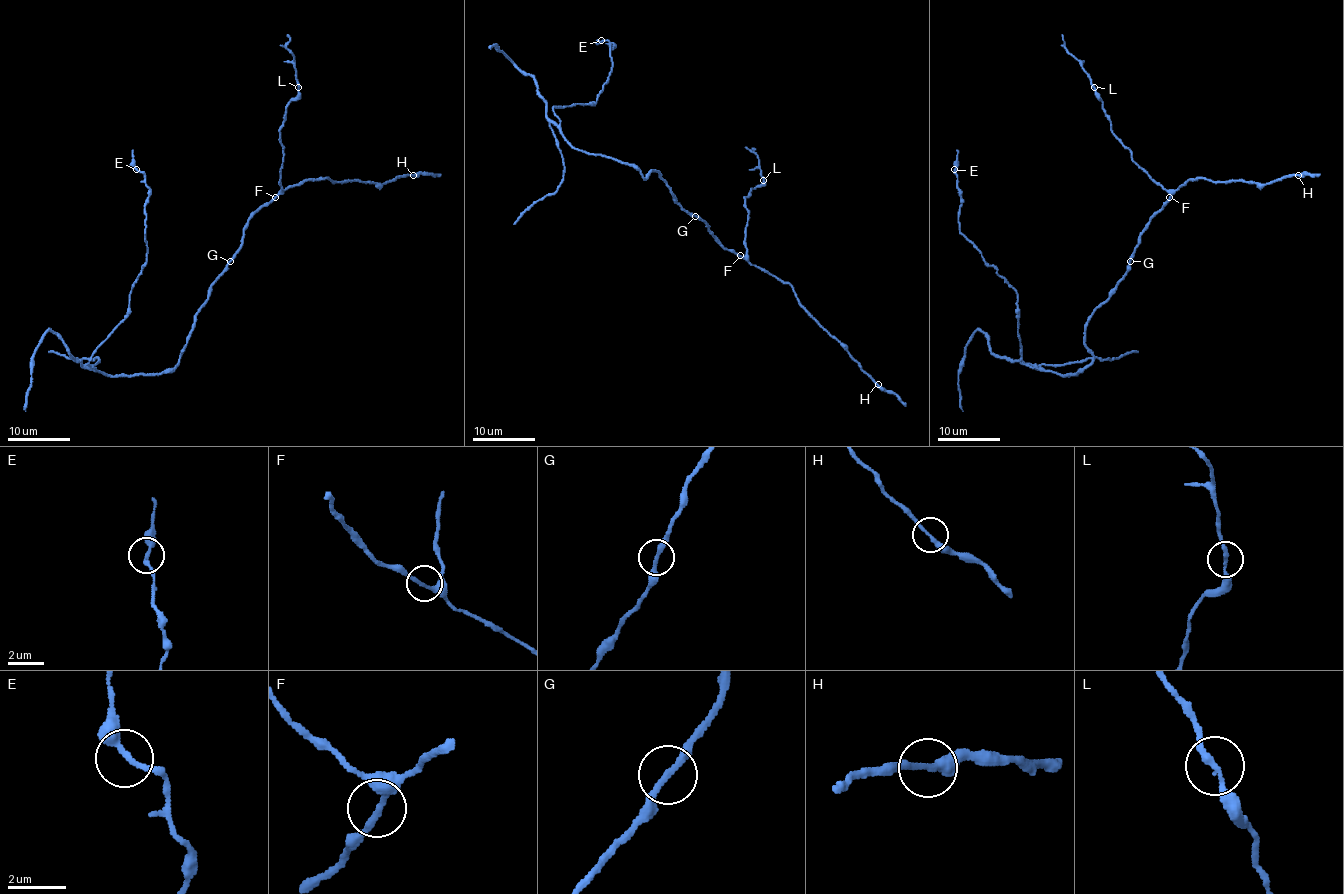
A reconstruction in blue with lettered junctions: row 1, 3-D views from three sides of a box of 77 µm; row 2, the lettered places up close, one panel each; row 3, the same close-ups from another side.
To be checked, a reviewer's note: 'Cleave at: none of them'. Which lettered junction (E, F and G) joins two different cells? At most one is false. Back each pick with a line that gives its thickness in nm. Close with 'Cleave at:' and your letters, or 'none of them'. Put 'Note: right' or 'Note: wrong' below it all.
Cleave at: none of them
Note: right

